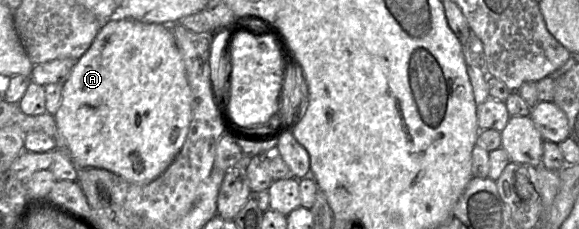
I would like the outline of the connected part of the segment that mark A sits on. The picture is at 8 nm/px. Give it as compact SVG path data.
M115 17L101 26L89 49L76 61L62 85L61 102L53 117L78 167L105 169L128 182L147 184L178 155L192 120L192 93L170 26Z

